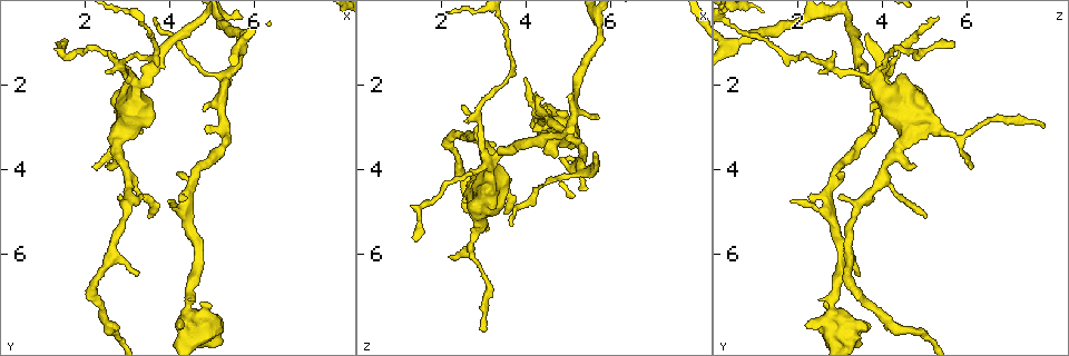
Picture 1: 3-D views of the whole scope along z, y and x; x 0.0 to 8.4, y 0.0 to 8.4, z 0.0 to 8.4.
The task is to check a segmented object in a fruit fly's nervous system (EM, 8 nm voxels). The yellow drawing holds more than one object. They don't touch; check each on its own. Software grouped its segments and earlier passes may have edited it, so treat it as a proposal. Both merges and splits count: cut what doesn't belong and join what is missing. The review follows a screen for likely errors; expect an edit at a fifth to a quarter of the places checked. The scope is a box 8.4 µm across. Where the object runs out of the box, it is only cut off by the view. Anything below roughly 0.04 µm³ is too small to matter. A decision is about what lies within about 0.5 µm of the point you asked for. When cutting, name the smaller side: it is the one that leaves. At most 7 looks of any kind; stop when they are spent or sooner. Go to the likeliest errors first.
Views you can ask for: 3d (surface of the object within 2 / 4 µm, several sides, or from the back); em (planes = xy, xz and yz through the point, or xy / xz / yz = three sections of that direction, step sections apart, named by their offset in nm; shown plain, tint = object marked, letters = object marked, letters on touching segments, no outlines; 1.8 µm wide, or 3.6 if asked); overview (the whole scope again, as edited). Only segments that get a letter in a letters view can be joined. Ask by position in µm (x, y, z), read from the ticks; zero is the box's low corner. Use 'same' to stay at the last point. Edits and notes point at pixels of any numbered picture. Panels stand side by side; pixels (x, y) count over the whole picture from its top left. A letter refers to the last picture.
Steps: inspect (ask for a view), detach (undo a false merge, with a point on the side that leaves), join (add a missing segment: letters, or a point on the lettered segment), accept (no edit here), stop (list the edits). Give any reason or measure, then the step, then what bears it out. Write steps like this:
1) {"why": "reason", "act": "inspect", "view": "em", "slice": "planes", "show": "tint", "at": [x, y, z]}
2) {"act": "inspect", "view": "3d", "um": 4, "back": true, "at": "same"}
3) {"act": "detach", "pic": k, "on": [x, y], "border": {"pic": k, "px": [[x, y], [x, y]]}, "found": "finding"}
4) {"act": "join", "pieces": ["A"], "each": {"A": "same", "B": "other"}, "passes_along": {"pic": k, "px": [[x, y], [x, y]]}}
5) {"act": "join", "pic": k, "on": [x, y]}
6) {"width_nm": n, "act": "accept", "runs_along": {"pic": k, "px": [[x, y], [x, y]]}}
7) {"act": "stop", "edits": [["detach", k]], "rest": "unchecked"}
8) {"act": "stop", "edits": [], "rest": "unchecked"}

{"act": "inspect", "view": "3d", "um": 4, "at": [5.65, 0.75, 3.65]}

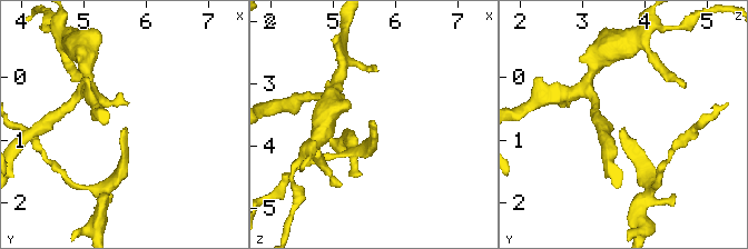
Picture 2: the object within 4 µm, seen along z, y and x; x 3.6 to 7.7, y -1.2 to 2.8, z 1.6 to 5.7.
{"act": "inspect", "view": "em", "slice": "planes", "show": "letters", "at": [5.65, 0.80, 3.65]}

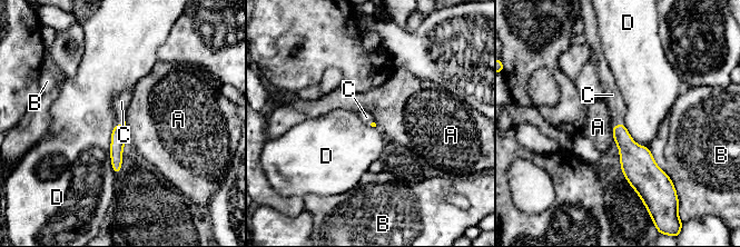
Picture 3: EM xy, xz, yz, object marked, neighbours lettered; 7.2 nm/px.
{"longest_contact_nm": ["D", 360], "act": "join", "pieces": ["C"], "each": {"A": "other", "B": "other", "C": "same", "D": "other"}, "found": "the neuron continues"}

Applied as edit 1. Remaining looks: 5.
{"why": "branch stops here", "act": "inspect", "view": "3d", "um": 2, "at": [4.30, 7.65, 2.20]}

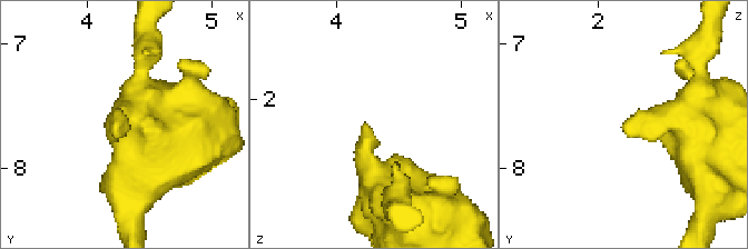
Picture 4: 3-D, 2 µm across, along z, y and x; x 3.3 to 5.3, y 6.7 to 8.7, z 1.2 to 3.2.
{"why": "shape alone is not enough", "act": "inspect", "view": "em", "slice": "planes", "show": "letters", "at": [4.24, 7.64, 2.18]}

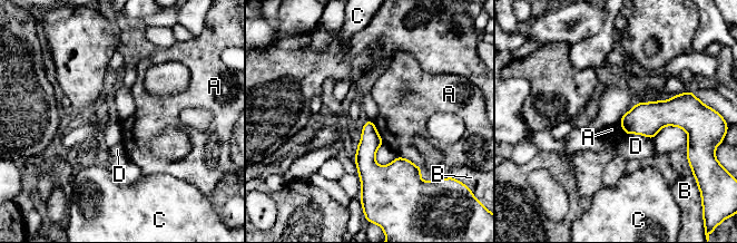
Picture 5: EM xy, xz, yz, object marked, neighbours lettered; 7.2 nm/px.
{"act": "accept", "each": {"A": "other", "B": "other", "C": "other", "D": "other"}, "border": {"pic": 5, "px": [[398, 155], [410, 159], [422, 172]]}, "found": "none of them fits"}

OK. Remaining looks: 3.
{"why": "an open end", "act": "inspect", "view": "em", "slice": "planes", "show": "letters", "at": [4.25, 4.00, 3.00]}

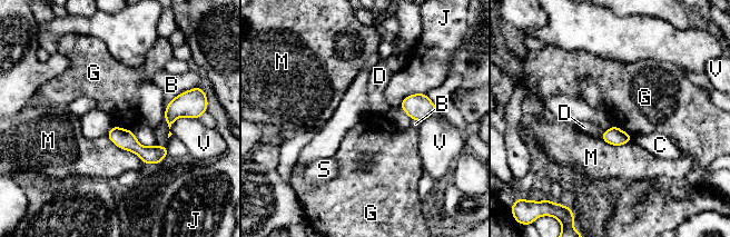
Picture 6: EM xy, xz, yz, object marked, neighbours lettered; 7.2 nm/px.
{"width_nm": 130, "act": "accept", "each": {"B": "other", "C": "other", "D": "other", "G": "other", "J": "other", "M": "other", "S": "other", "V": "other"}, "runs_along": {"pic": 6, "px": [[110, 135], [142, 152], [164, 152]]}, "found": "no lettered segment goes on from it"}

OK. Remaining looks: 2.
{"act": "stop", "edits": [["join", 3]], "rest": "unchecked"}

